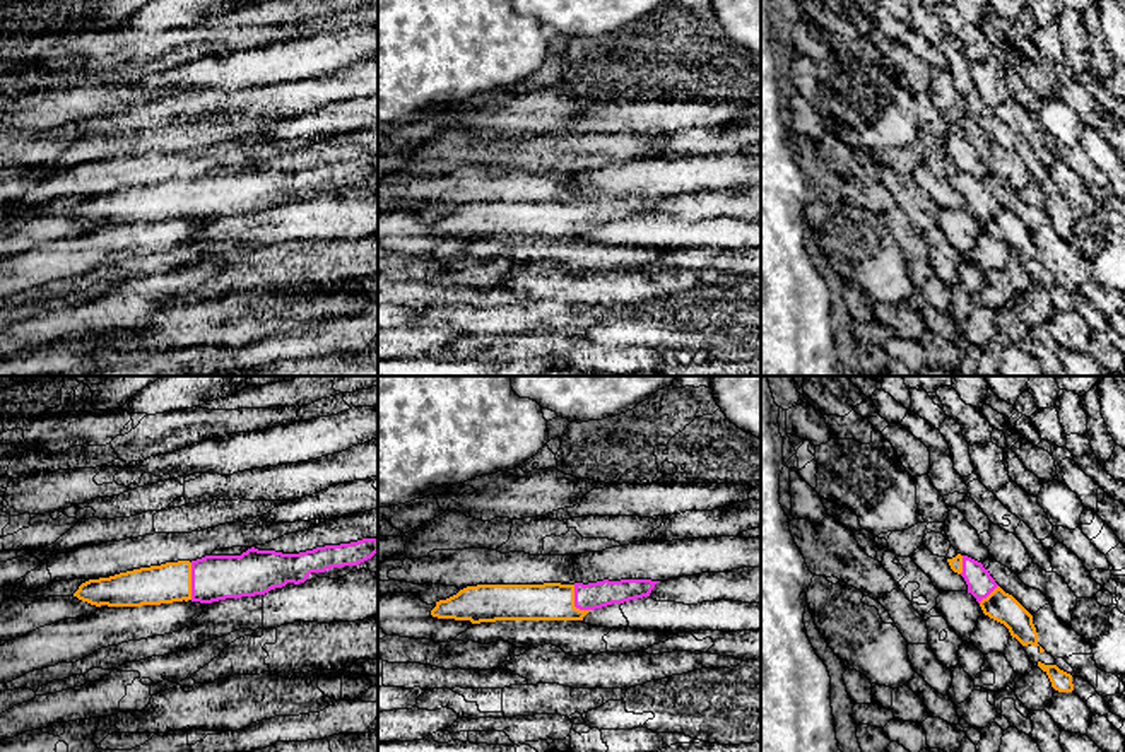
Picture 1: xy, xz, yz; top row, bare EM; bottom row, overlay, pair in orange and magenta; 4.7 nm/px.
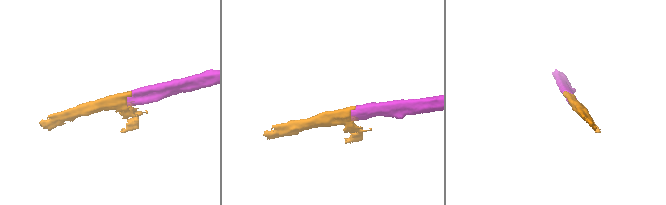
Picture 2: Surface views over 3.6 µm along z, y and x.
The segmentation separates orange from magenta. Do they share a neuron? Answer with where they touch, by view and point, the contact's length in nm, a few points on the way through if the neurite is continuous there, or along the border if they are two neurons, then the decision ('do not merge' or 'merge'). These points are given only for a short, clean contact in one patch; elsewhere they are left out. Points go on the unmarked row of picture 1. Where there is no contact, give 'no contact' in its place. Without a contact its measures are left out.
xy (190, 199) | 180 nm | across xy (171, 199), (190, 199), (214, 195) | merge

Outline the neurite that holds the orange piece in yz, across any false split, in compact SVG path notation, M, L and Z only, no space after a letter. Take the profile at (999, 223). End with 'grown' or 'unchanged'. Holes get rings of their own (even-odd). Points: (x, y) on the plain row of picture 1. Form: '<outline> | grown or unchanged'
M957 171L947 176L951 186L961 191L985 232L1004 241L1022 263L1040 263L1033 232L1009 210L1005 210L981 179Z | grown

